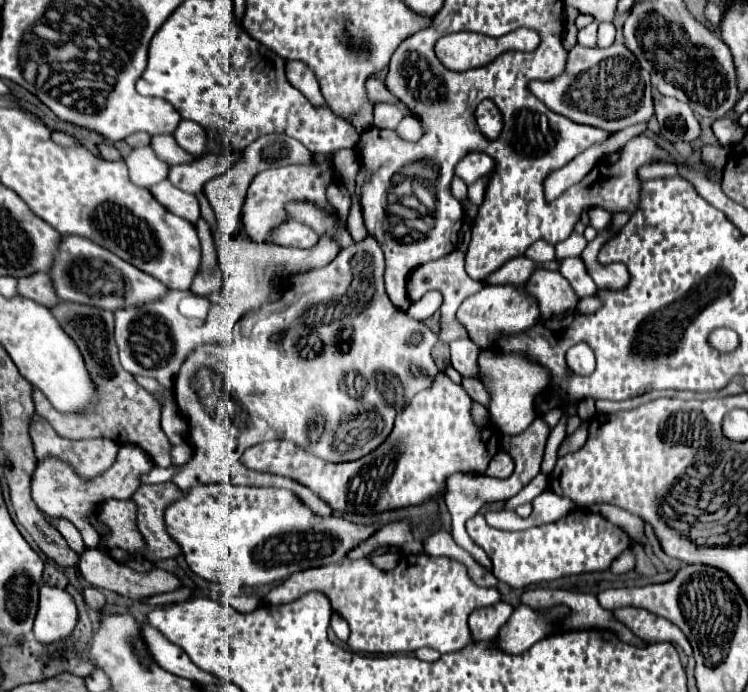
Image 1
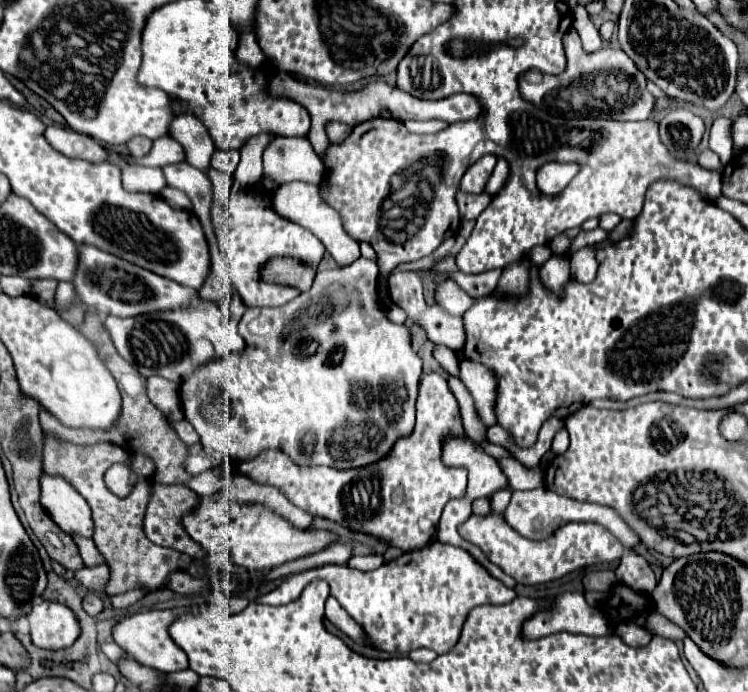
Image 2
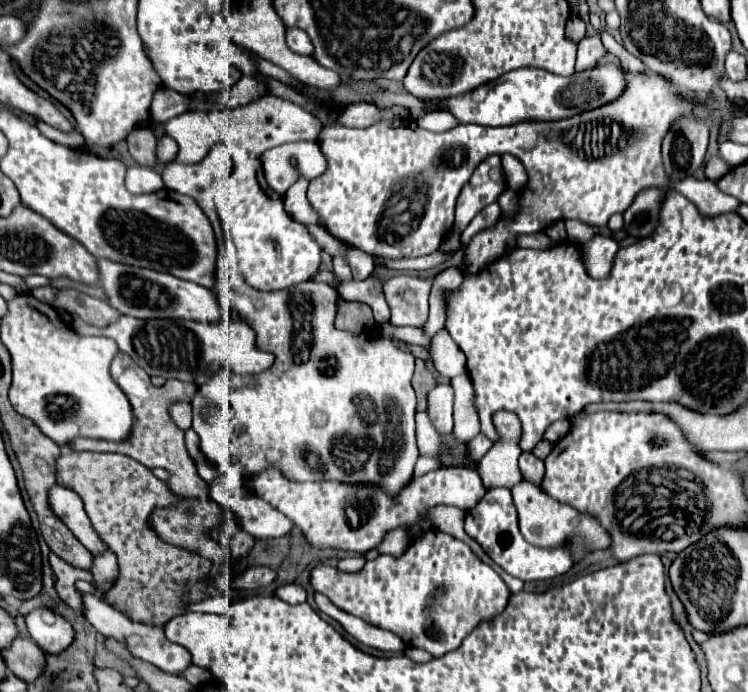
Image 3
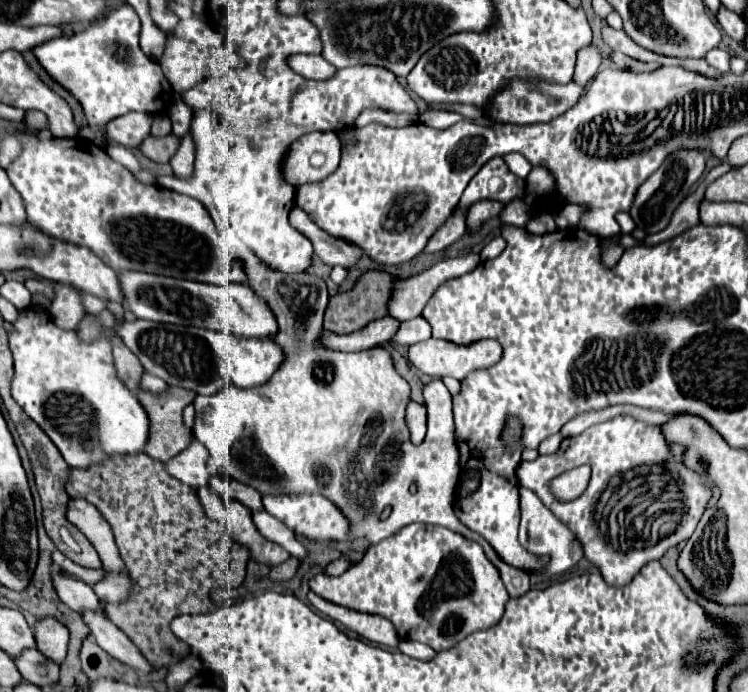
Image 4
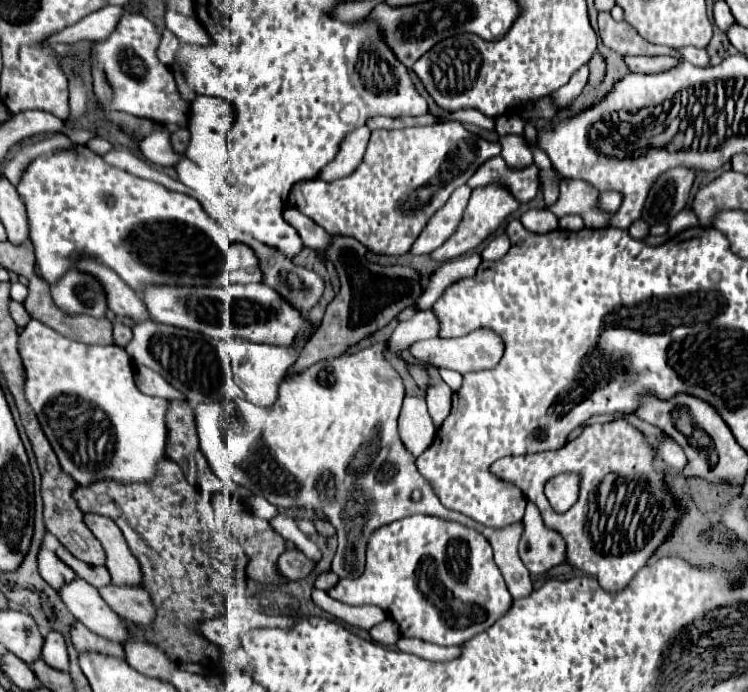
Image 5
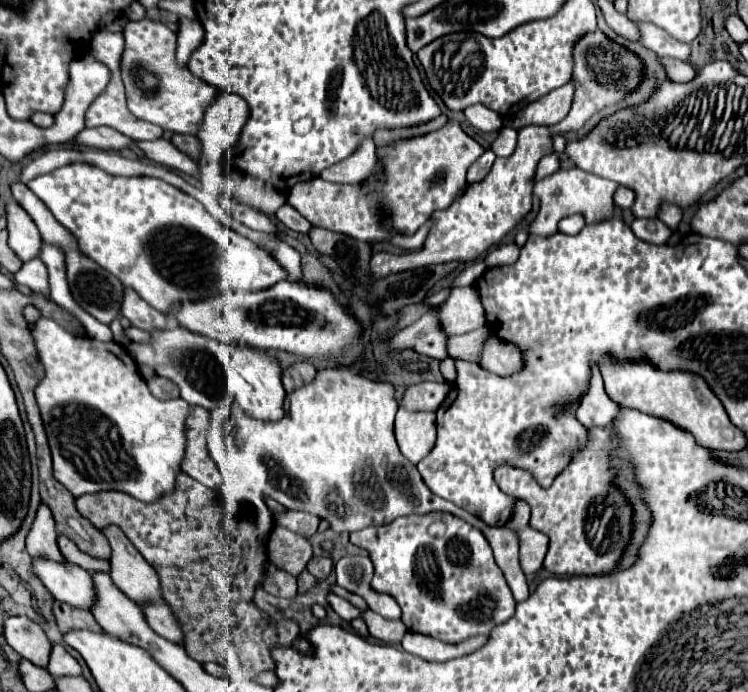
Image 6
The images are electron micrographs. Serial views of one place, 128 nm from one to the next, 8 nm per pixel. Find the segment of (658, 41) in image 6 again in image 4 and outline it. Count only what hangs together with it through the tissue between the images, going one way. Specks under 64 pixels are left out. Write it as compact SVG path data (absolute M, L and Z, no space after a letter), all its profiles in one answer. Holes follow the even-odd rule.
M714 48L708 52L706 56L706 62L714 68L718 68L720 72L730 72L730 60L732 60L732 54L726 52L726 50L720 50L720 48Z

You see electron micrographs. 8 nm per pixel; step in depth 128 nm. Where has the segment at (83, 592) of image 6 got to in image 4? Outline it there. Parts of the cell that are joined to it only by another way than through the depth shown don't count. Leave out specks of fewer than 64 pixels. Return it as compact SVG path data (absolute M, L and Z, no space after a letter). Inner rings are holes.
M86 610L82 618L90 626L92 638L96 640L96 644L100 644L100 648L104 648L104 652L108 652L112 658L128 664L136 672L142 672L142 674L154 672L154 668L142 656L142 652L132 644L132 640L116 624L112 624L112 620L104 612L98 614L98 612Z

